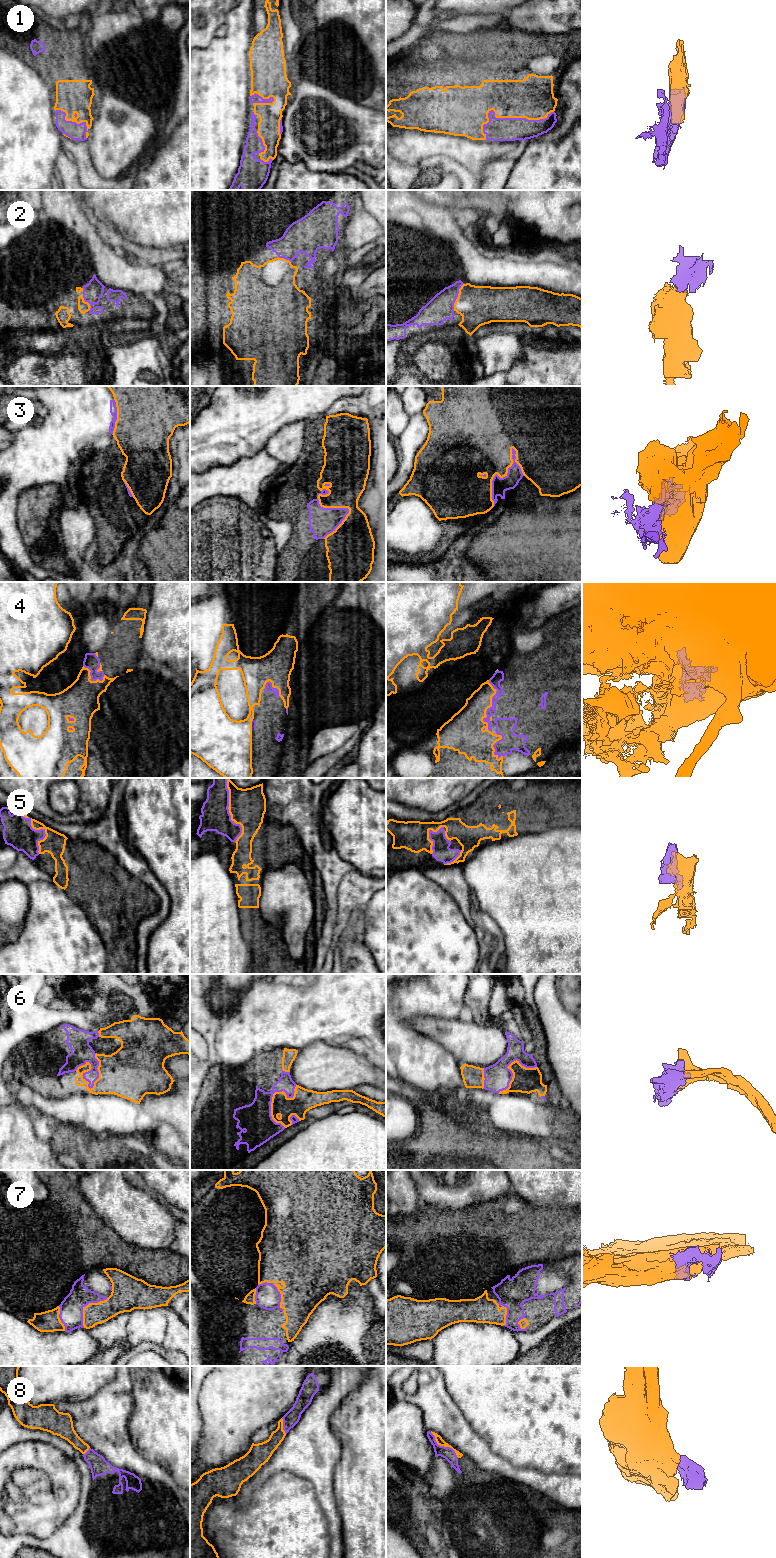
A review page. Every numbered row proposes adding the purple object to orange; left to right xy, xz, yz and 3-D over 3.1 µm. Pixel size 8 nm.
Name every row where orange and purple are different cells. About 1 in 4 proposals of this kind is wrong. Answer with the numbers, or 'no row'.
4

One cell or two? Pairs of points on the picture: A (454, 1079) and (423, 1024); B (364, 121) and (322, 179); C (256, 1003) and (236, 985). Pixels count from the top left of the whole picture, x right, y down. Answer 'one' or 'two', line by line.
A: two
B: two
C: two

